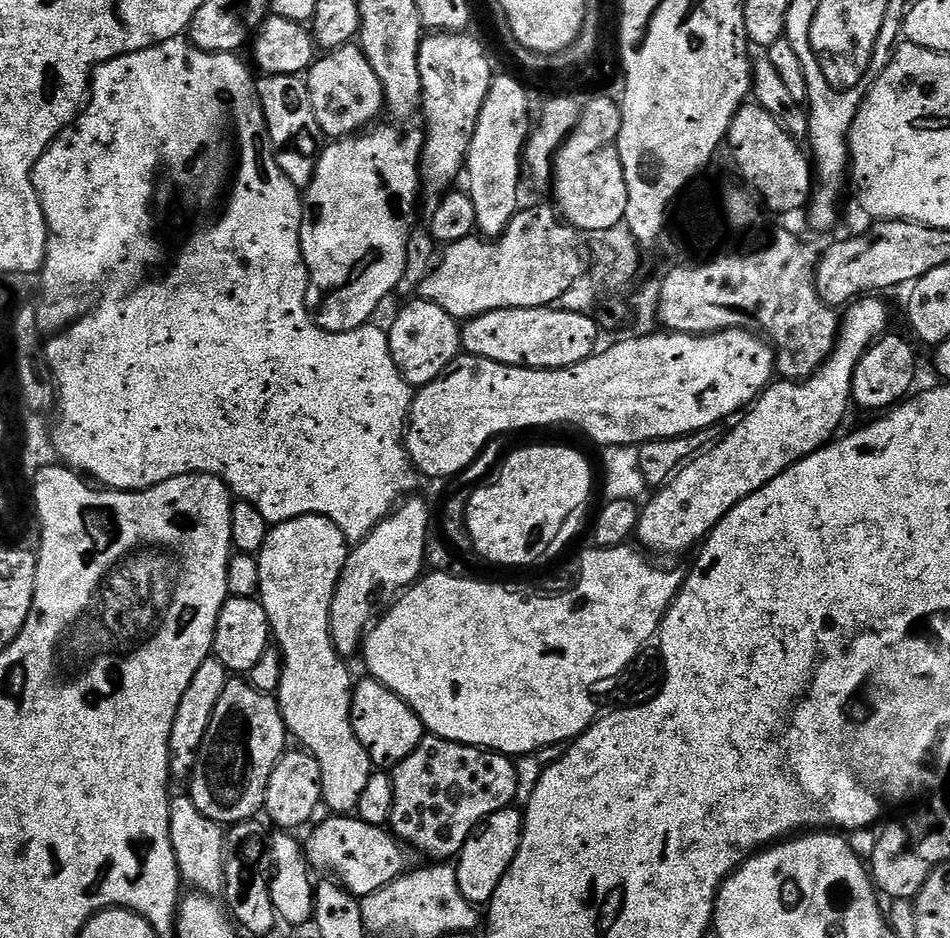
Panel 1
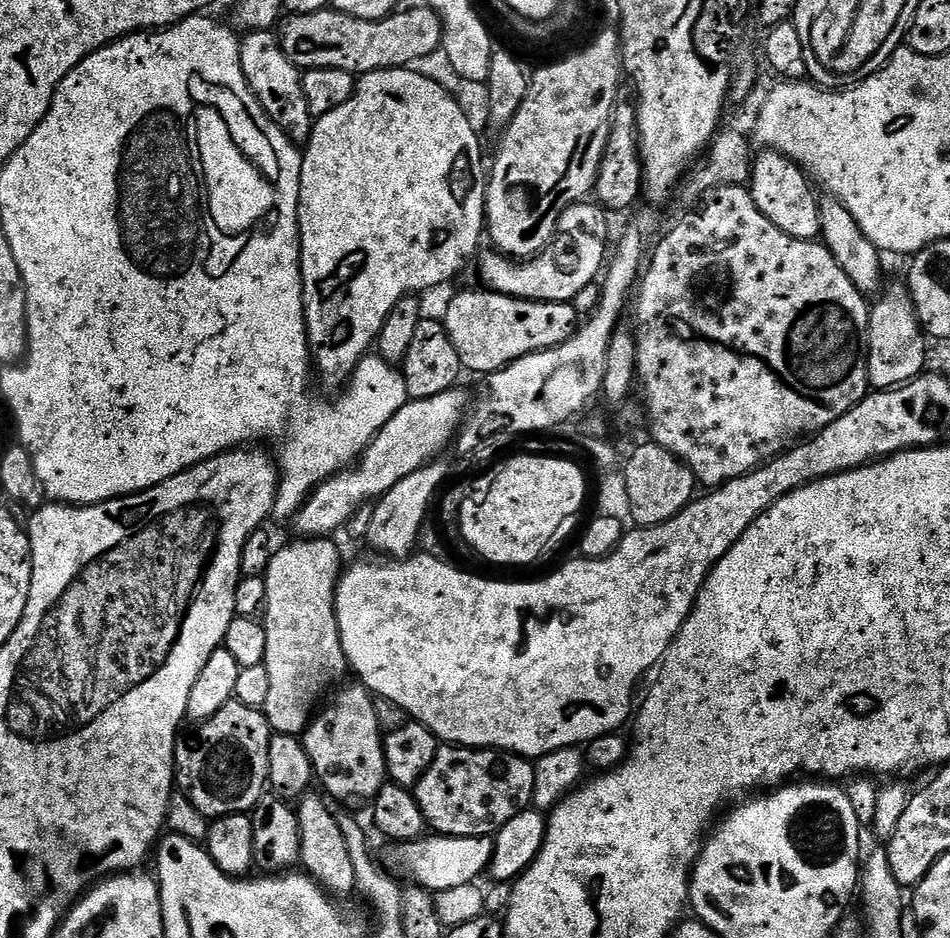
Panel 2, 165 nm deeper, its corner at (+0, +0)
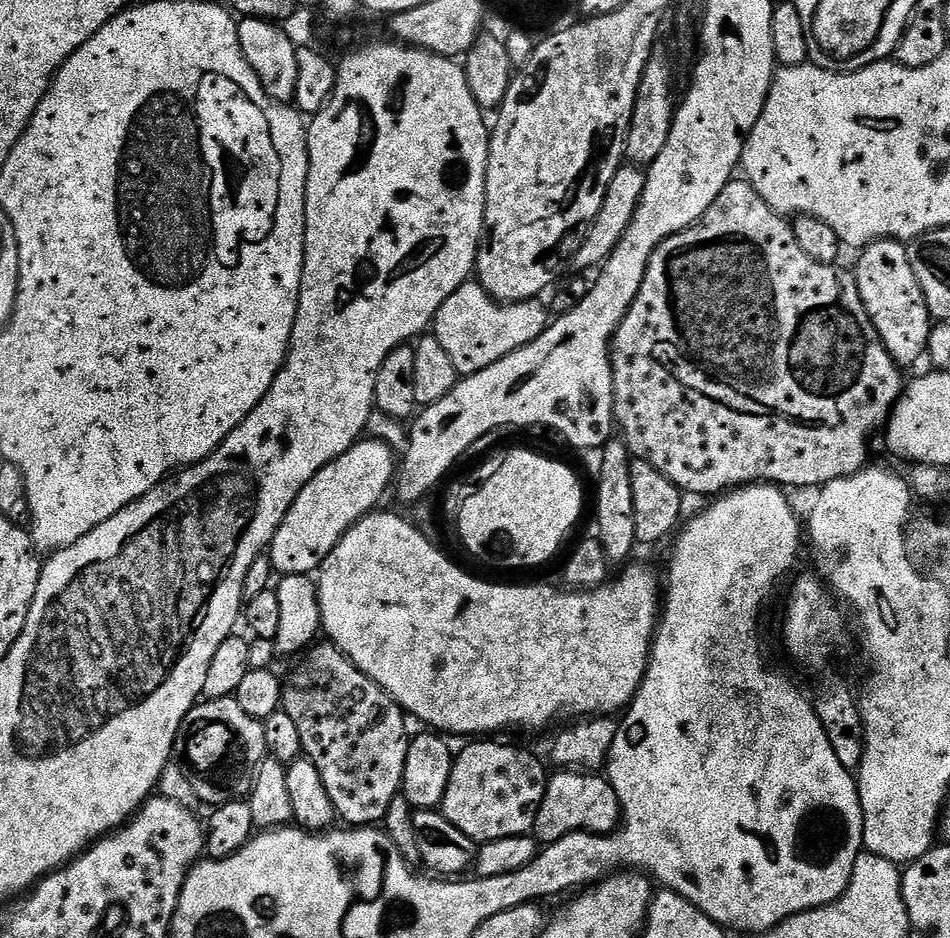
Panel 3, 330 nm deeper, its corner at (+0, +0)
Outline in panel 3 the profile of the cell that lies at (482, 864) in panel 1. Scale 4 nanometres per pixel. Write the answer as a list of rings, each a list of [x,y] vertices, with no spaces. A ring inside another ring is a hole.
[[[560,770],[549,779],[542,806],[538,810],[534,835],[541,845],[558,842],[566,834],[585,831],[589,834],[611,834],[622,820],[620,803],[612,784],[600,774],[579,770]]]

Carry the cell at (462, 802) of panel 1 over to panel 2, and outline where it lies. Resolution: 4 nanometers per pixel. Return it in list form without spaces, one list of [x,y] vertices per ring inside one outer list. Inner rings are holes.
[[[440,746],[434,762],[416,783],[414,795],[427,827],[441,836],[492,836],[510,818],[529,811],[534,794],[535,763],[495,748]]]

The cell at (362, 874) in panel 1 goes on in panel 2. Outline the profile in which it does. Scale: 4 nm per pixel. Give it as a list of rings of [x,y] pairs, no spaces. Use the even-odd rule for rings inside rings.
[[[425,834],[419,840],[402,840],[389,843],[384,852],[382,864],[393,877],[404,882],[413,882],[430,893],[454,890],[457,886],[477,883],[480,875],[487,873],[492,866],[492,855],[494,854],[495,839],[492,836],[441,836],[439,834]]]

